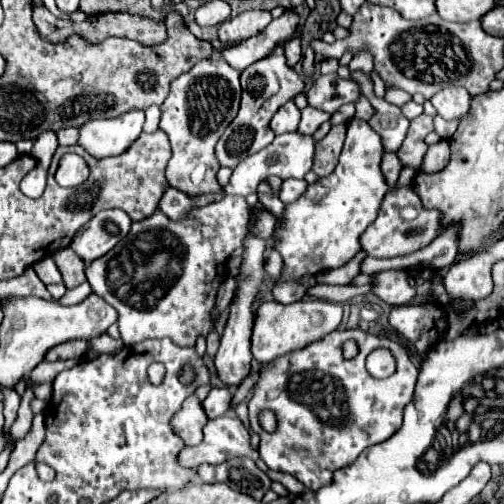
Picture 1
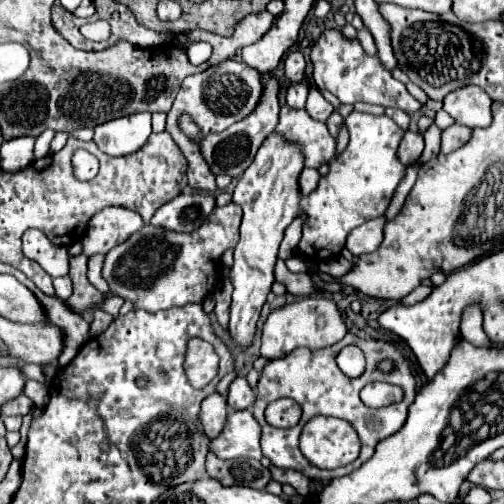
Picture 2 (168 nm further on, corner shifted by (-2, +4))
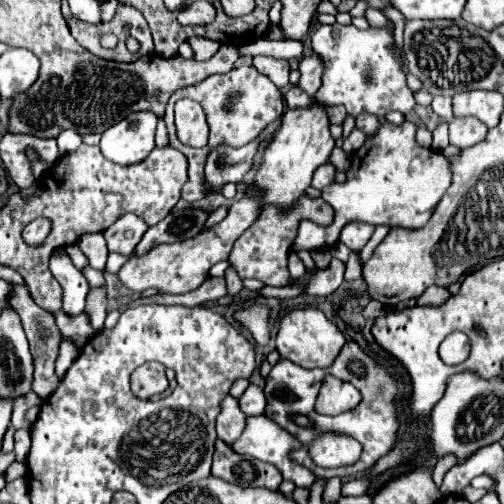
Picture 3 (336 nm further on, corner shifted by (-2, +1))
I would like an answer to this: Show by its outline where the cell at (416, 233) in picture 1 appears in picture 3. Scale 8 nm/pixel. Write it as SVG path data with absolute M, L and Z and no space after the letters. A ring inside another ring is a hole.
M351 221L343 227L339 241L343 241L351 251L361 251L363 245L369 241L369 235L373 233L373 227L369 223L359 223L359 221Z

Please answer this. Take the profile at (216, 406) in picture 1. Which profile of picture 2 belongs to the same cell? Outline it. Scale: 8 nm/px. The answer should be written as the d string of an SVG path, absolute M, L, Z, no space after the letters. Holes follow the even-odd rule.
M243 376L235 378L229 386L227 394L227 406L233 410L245 410L255 402L255 392L249 388L247 380Z

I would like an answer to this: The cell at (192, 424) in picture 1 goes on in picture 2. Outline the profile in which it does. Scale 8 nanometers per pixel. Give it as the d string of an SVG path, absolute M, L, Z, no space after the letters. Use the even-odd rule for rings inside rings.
M211 394L201 402L201 412L199 412L199 420L203 426L203 432L213 440L221 428L223 428L223 418L227 416L227 404L225 398L221 398L219 394Z

